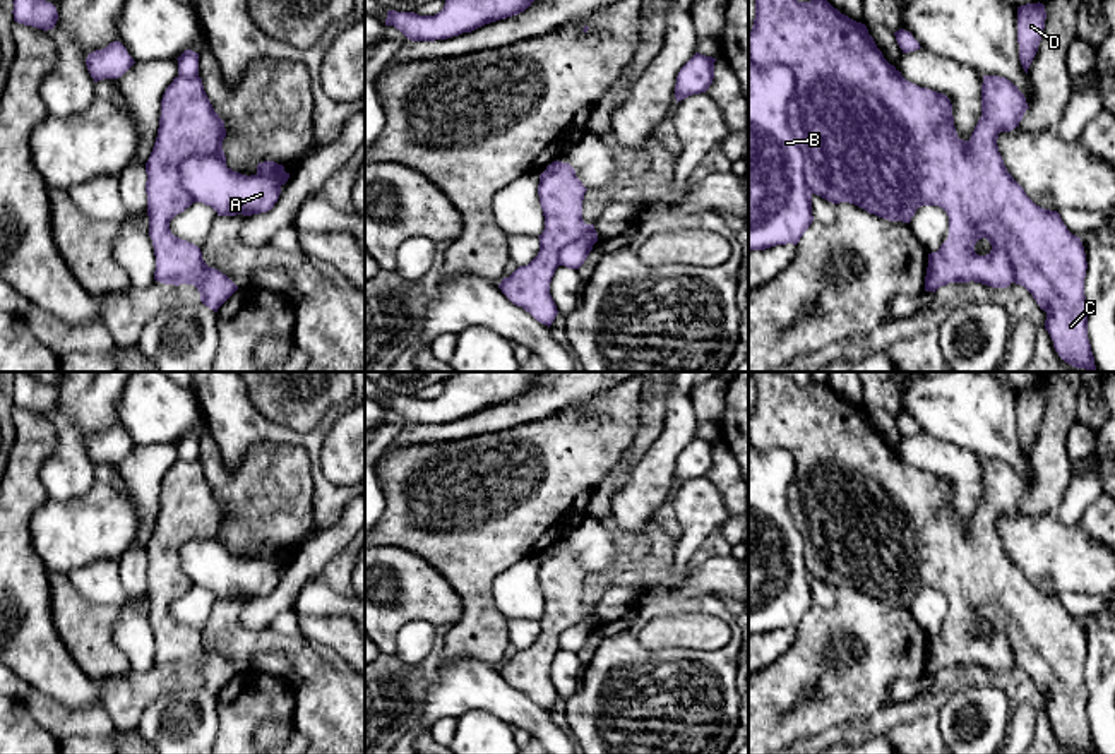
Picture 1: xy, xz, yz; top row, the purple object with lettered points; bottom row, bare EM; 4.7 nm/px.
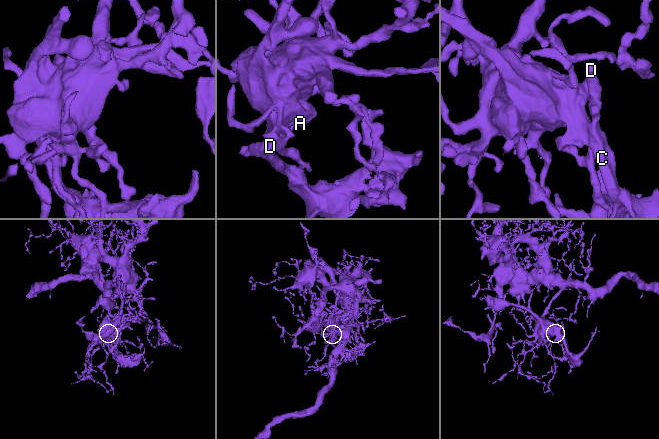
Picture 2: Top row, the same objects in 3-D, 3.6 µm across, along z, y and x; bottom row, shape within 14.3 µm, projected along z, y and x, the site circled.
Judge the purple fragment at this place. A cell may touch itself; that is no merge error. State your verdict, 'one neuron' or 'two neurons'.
two neurons

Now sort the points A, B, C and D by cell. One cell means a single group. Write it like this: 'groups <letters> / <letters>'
groups A B / C D

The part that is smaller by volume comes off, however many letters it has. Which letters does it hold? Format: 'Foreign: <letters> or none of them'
Foreign: C, D

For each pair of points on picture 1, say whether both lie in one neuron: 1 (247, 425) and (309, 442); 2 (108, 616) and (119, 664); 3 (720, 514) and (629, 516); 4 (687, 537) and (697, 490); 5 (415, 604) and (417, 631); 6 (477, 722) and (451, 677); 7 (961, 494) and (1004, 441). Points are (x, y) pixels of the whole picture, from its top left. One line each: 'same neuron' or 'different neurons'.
1: same neuron
2: same neuron
3: different neurons
4: same neuron
5: different neurons
6: different neurons
7: different neurons

